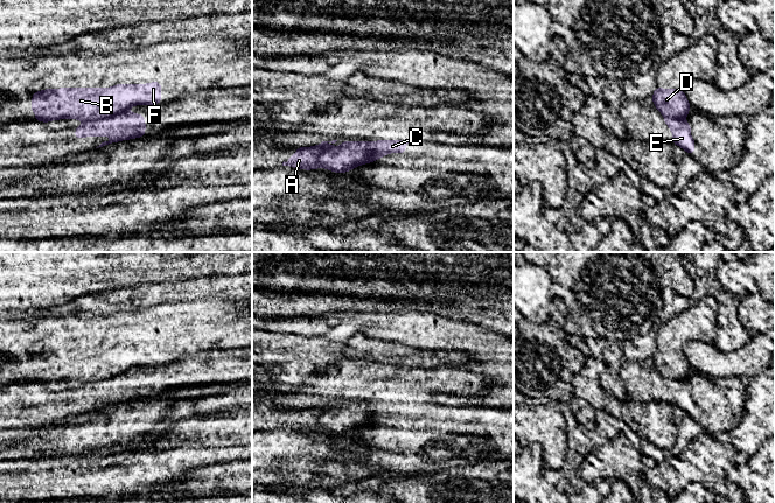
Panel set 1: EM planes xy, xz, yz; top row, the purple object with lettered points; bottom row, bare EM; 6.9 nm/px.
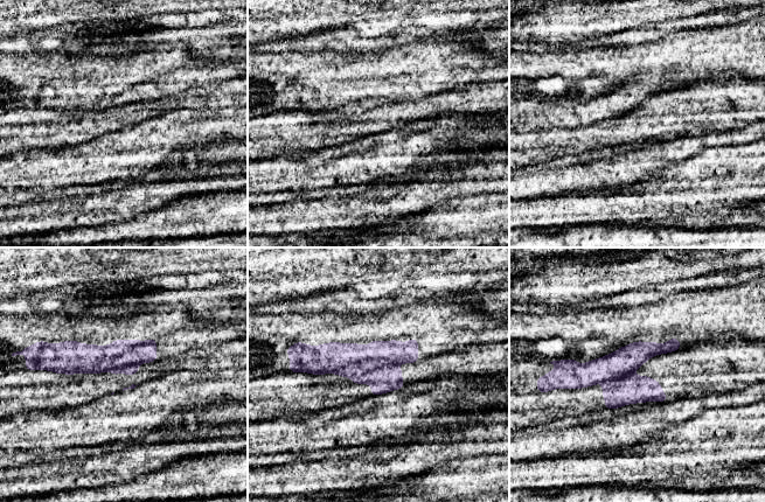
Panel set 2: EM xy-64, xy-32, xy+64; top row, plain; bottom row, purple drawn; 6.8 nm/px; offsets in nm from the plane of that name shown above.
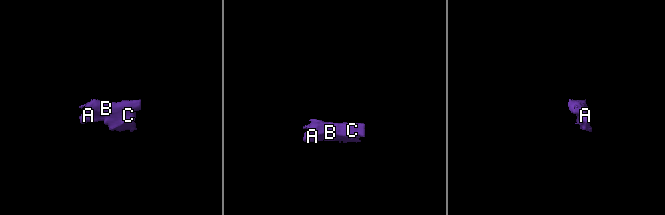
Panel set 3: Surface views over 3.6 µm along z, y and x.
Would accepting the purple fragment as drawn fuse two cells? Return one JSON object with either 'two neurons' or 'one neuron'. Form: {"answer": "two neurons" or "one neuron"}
{"answer": "two neurons"}

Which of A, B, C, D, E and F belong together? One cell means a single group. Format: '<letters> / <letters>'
A B D F / C E

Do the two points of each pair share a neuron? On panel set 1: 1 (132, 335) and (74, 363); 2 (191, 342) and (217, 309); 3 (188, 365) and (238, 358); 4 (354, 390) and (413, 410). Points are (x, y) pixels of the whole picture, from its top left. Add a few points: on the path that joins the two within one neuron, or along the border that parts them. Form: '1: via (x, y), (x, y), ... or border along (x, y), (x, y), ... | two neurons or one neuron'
1: via (118, 342), (88, 349) | one neuron
2: via (194, 334), (210, 318) | one neuron
3: via (201, 365), (225, 365) | one neuron
4: via (369, 390), (385, 390), (398, 402) | one neuron

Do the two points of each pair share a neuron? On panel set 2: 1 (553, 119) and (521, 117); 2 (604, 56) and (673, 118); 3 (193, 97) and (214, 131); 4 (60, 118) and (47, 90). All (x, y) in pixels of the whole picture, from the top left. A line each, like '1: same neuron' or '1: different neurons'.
1: same neuron
2: different neurons
3: different neurons
4: different neurons

